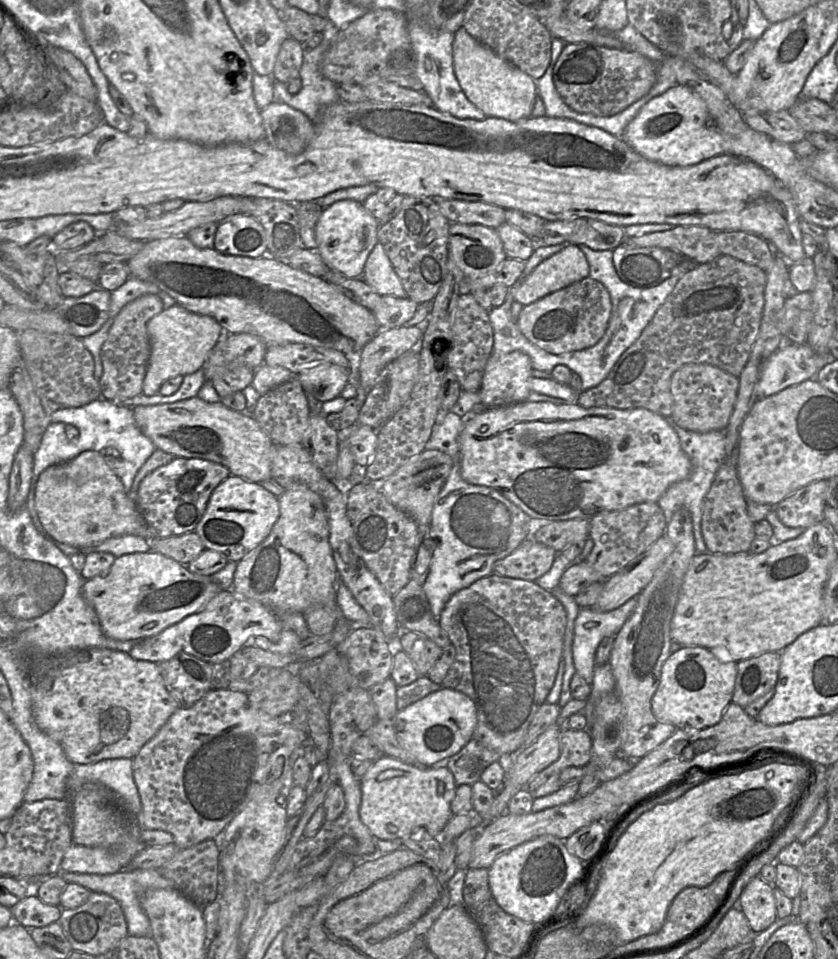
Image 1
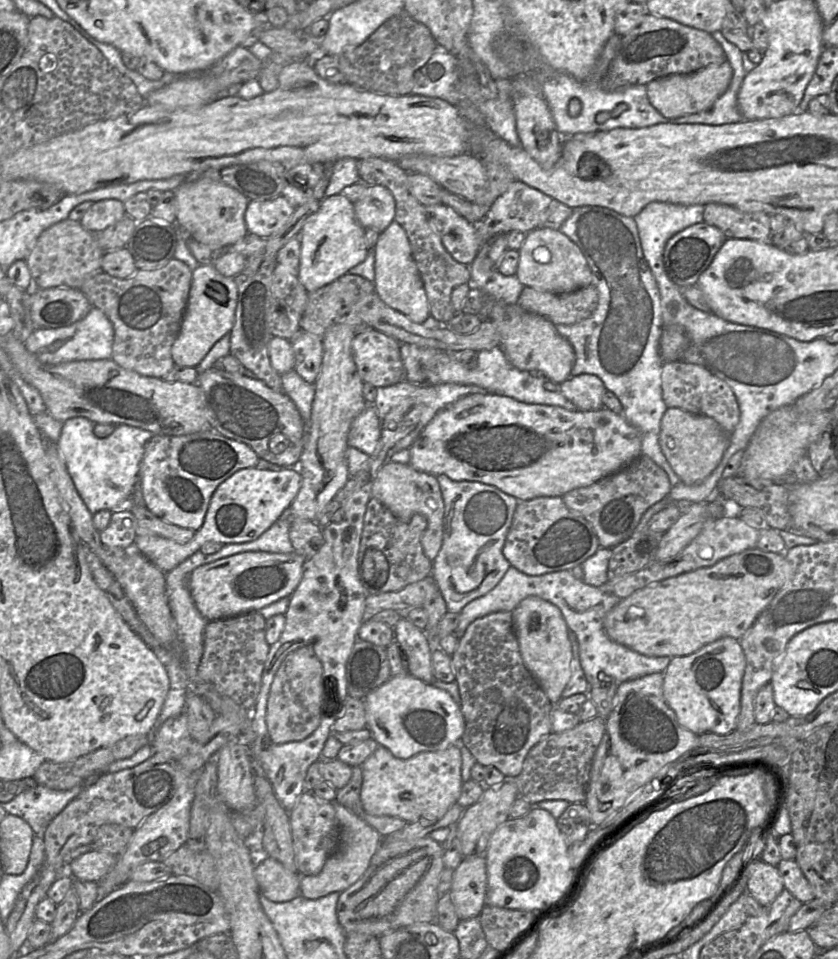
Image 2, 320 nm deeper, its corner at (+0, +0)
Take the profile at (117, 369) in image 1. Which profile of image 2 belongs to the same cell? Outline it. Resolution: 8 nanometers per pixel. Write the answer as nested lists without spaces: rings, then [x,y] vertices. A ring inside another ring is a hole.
[[[172,258],[156,270],[137,271],[127,279],[119,279],[99,271],[85,280],[80,291],[92,307],[104,312],[114,329],[111,359],[119,366],[142,376],[163,378],[174,366],[171,348],[180,330],[187,306],[193,271],[182,261]]]

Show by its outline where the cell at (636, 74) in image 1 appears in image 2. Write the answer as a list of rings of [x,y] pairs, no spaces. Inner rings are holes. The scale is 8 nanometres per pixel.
[[[648,12],[631,32],[621,37],[601,88],[613,92],[632,85],[648,85],[657,78],[690,74],[726,60],[723,48],[712,34]]]

